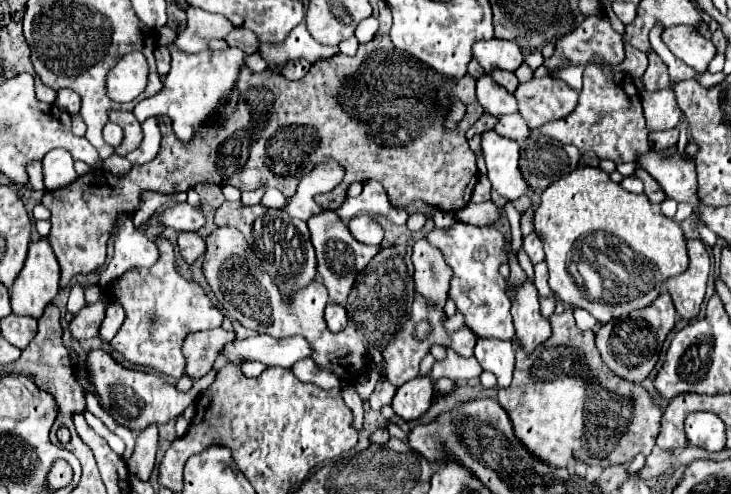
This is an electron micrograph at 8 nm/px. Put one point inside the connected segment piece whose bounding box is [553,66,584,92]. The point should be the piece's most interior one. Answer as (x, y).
(571, 75)

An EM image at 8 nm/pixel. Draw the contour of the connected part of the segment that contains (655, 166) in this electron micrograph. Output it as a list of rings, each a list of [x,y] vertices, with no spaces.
[[[651,150],[645,156],[639,156],[637,162],[661,184],[669,198],[689,204],[697,202],[697,176],[691,158],[679,158],[679,154],[661,158]]]

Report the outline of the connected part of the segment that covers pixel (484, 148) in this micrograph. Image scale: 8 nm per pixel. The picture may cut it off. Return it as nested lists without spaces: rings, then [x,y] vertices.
[[[493,130],[481,134],[481,152],[487,164],[487,176],[493,188],[507,200],[529,192],[519,172],[519,144]]]

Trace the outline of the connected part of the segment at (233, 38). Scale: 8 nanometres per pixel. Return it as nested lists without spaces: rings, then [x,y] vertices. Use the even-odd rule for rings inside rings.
[[[236,27],[226,37],[229,46],[243,50],[245,57],[257,52],[259,41],[256,35],[249,29]]]

